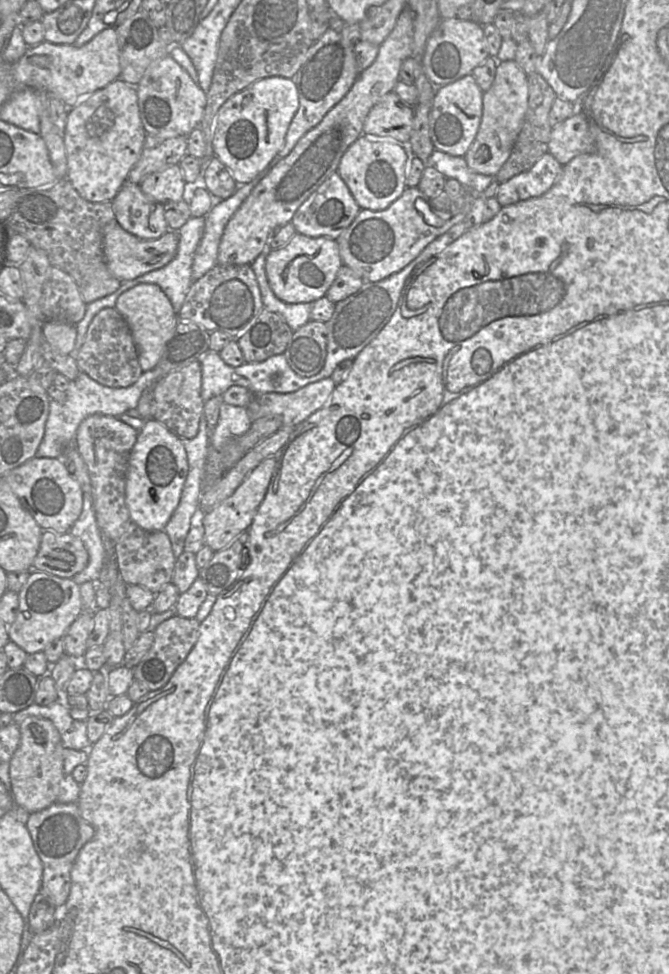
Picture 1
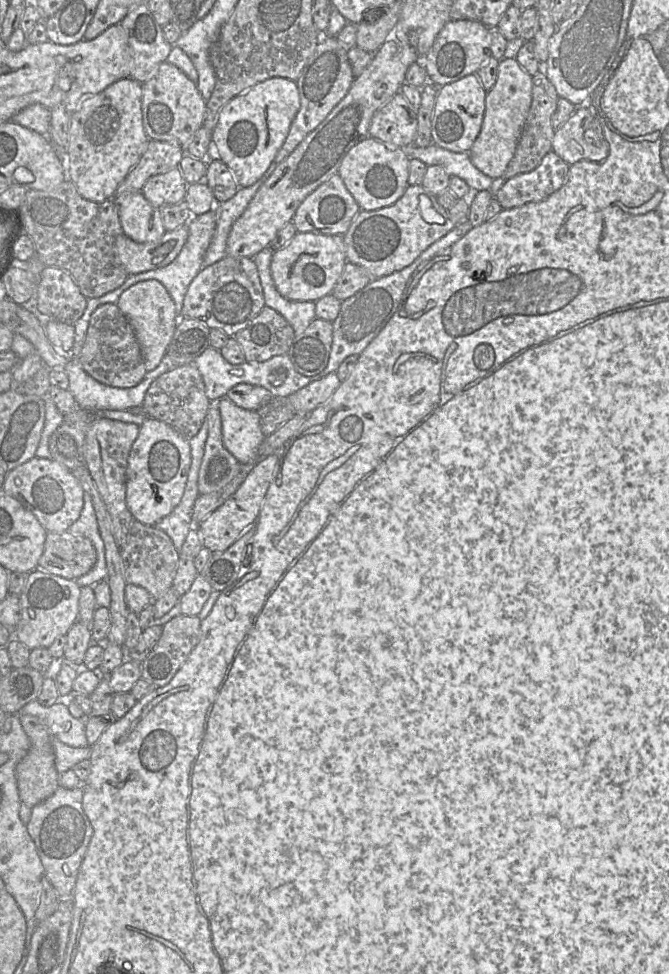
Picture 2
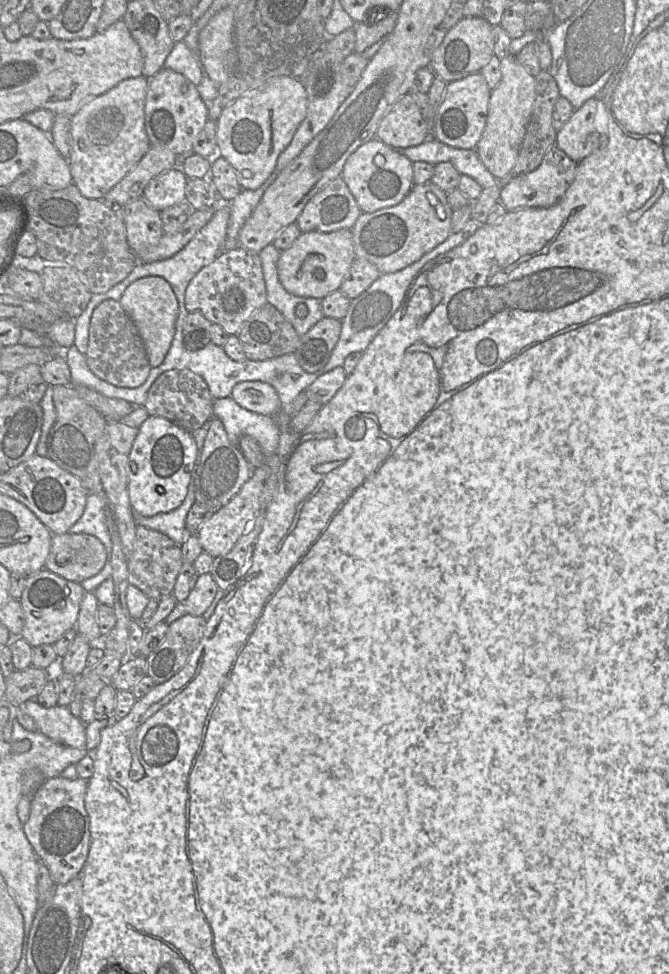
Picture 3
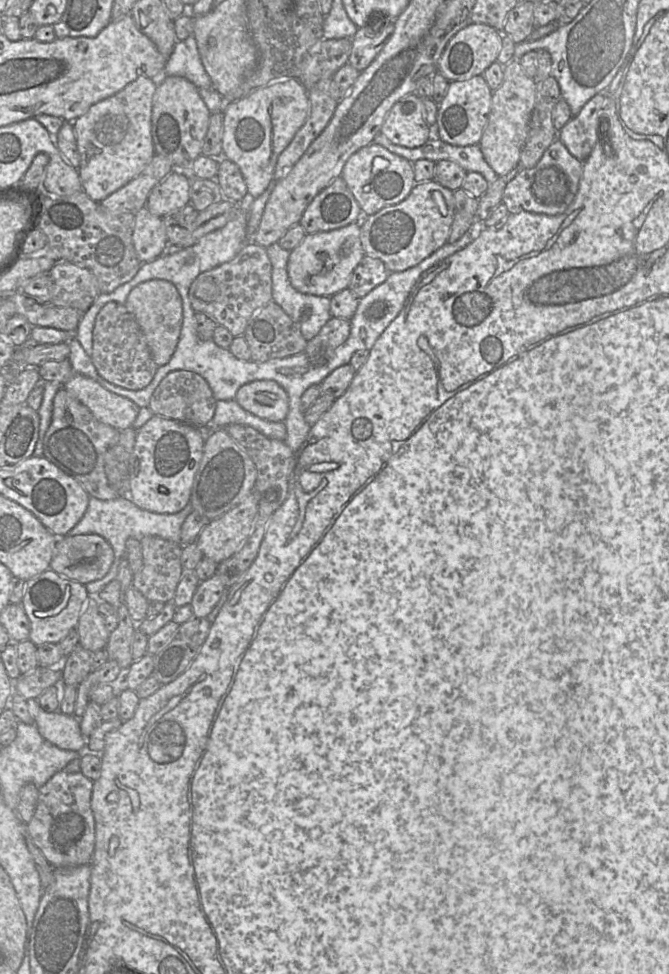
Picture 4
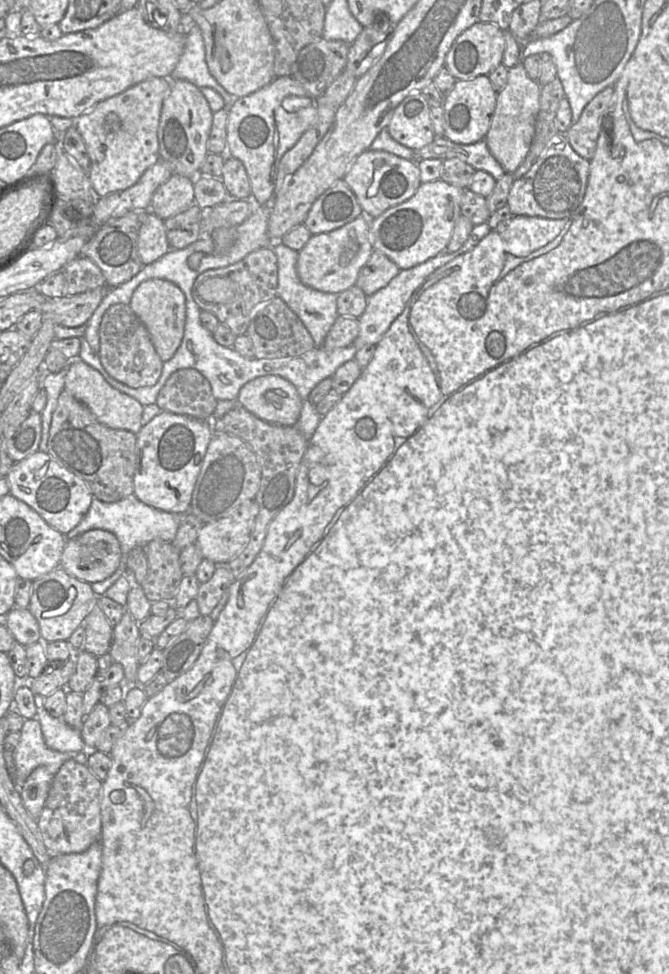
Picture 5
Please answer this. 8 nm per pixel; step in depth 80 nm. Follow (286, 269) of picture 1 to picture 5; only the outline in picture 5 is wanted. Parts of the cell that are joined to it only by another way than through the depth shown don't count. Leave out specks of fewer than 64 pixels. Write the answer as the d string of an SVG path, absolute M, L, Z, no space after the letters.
M361 214L337 229L312 235L299 251L297 273L306 286L325 293L339 294L356 284L358 273L373 250L370 219Z

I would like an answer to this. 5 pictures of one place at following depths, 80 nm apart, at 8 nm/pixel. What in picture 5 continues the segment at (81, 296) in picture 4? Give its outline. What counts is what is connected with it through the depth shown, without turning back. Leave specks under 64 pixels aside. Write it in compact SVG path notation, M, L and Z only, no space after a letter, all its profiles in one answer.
M78 256L69 261L62 271L66 278L65 296L92 291L106 286L101 269L88 257Z

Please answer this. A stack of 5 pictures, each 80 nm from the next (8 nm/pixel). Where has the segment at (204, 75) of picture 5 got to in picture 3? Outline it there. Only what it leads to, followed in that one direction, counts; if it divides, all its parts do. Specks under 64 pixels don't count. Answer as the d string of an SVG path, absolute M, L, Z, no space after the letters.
M183 41L176 42L168 55L164 68L184 75L196 87L205 75L197 55L195 55Z

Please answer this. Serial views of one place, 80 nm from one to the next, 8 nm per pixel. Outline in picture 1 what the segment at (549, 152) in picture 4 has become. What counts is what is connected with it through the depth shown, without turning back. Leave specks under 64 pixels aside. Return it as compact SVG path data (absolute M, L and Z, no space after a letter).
M546 152L529 170L501 182L495 197L501 206L539 197L554 186L562 172L563 166Z

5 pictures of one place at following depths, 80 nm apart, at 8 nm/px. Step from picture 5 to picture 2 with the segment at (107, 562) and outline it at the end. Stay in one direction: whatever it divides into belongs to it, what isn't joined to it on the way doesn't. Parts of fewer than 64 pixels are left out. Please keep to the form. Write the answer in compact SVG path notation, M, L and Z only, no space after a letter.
M68 531L48 532L38 568L68 580L87 574L96 564L97 553L92 542Z

